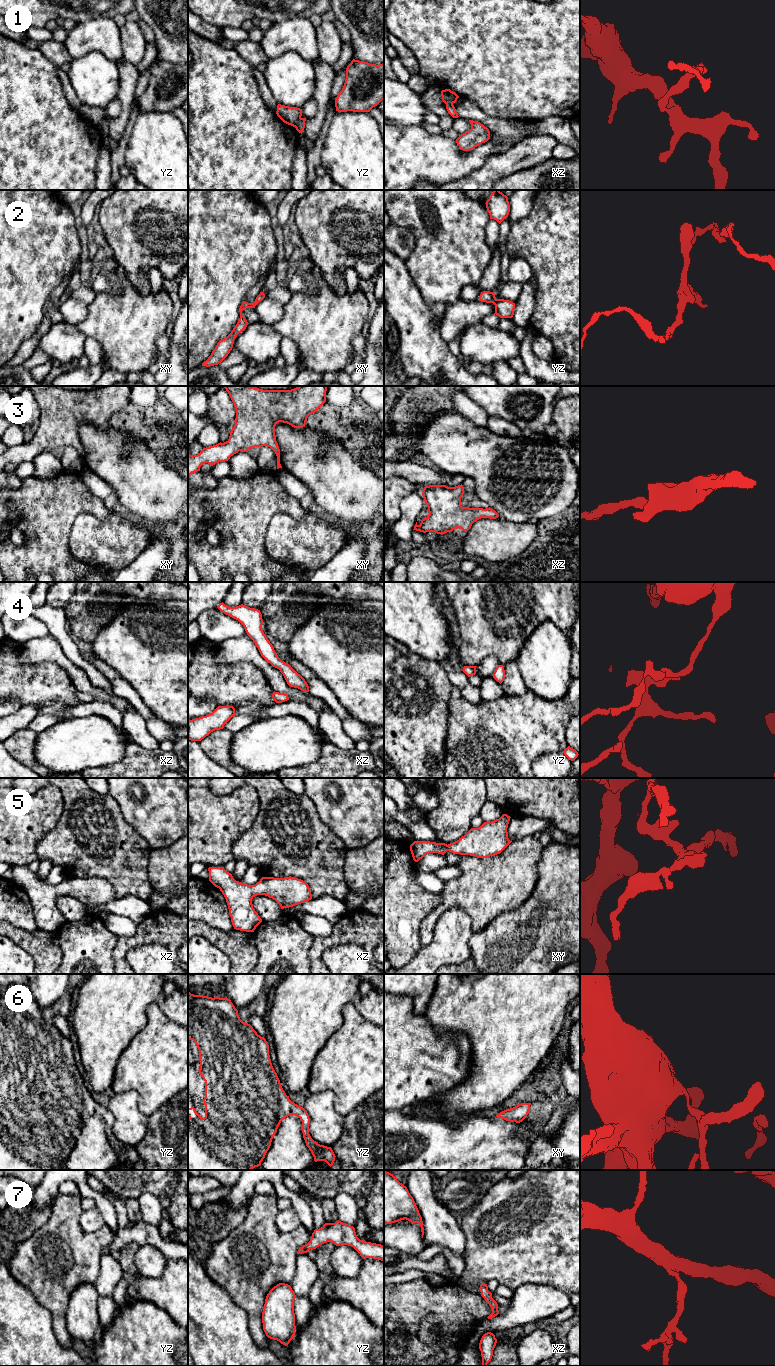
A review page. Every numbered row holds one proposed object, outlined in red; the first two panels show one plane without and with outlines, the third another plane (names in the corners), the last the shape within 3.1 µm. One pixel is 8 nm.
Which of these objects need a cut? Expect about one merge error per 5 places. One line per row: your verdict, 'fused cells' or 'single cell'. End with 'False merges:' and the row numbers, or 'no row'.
1: fused cells
2: single cell
3: single cell
4: single cell
5: single cell
6: single cell
7: single cell
False merges: 1

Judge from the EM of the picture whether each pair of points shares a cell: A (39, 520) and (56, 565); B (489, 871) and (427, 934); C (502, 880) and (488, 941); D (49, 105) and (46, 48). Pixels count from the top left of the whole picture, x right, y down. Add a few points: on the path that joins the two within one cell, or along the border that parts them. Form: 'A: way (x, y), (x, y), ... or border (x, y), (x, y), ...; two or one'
A: way (46, 531), (46, 549), (51, 554); one
B: way (471, 889), (469, 891), (457, 892), (434, 916); one
C: border (514, 908), (500, 913), (483, 929), (473, 932); two
D: border (38, 49), (57, 67); two

